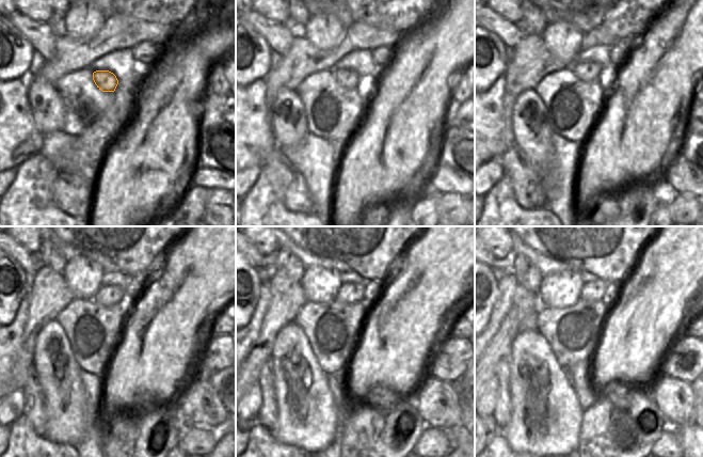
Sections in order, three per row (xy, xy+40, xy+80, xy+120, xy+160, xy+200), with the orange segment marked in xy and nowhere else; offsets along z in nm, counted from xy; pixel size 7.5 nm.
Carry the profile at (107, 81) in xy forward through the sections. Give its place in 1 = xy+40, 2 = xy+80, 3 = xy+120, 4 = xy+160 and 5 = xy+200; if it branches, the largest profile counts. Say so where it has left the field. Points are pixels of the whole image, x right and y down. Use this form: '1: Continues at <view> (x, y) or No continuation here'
1: Continues at xy+40 (348, 79)
2: Continues at xy+80 (584, 71)
3: Continues at xy+120 (107, 296)
4: Continues at xy+160 (349, 293)
5: Continues at xy+200 (597, 290).

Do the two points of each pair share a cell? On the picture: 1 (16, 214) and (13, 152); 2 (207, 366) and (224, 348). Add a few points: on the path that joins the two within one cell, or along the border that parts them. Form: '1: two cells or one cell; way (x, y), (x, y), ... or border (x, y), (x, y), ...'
1: two cells; border (37, 154), (28, 157), (16, 169)
2: one cell; way (210, 362), (220, 352)

